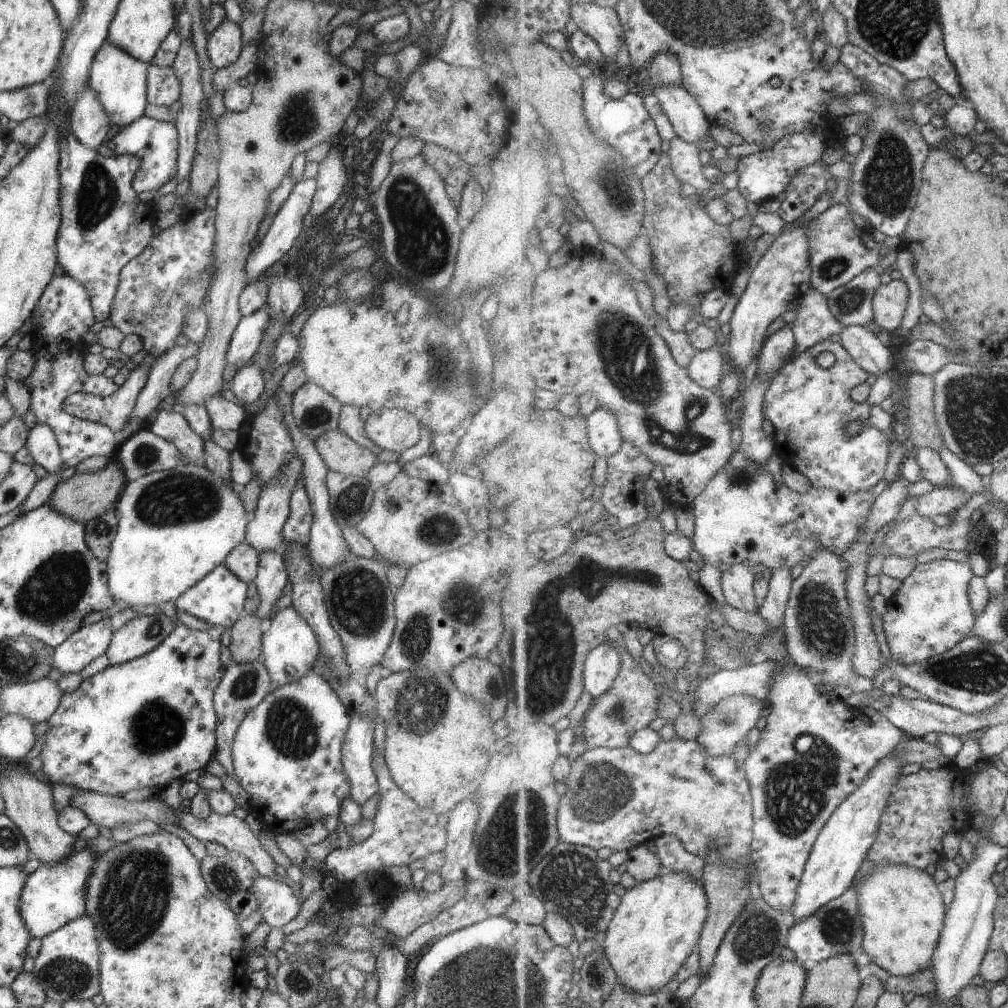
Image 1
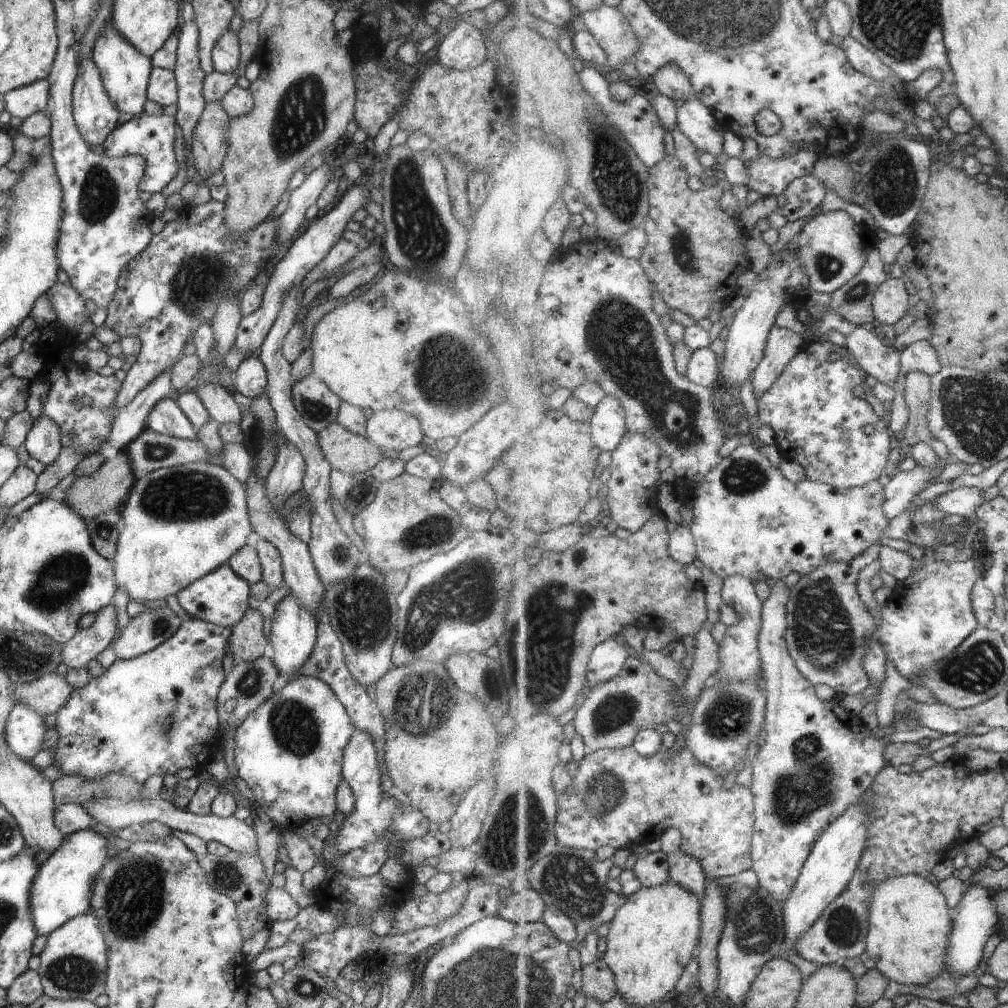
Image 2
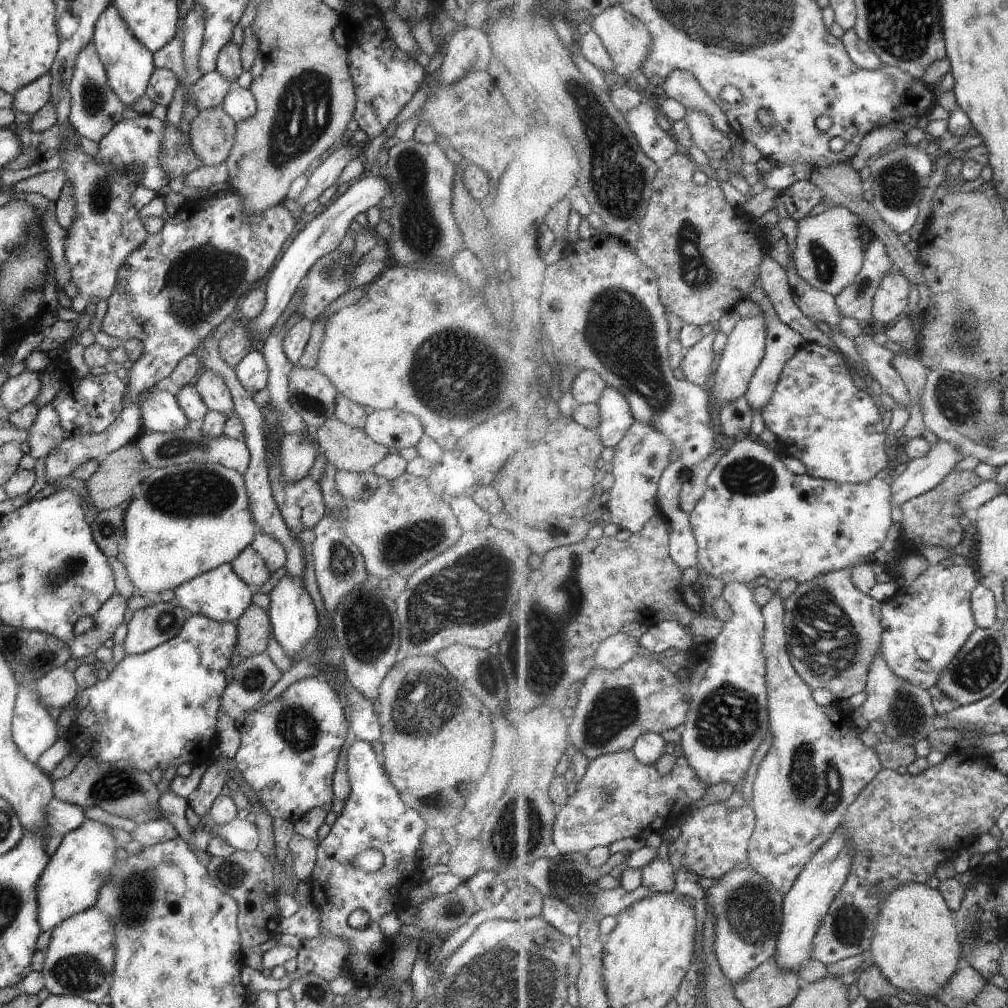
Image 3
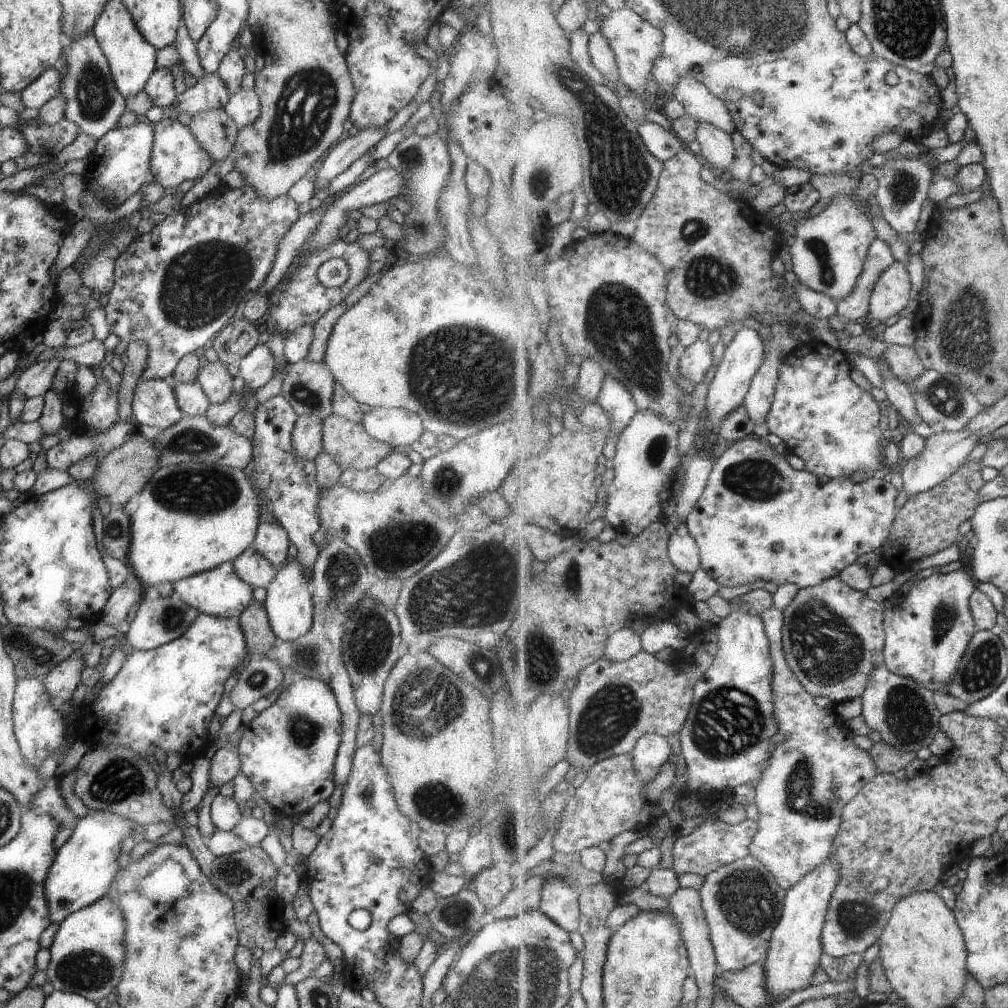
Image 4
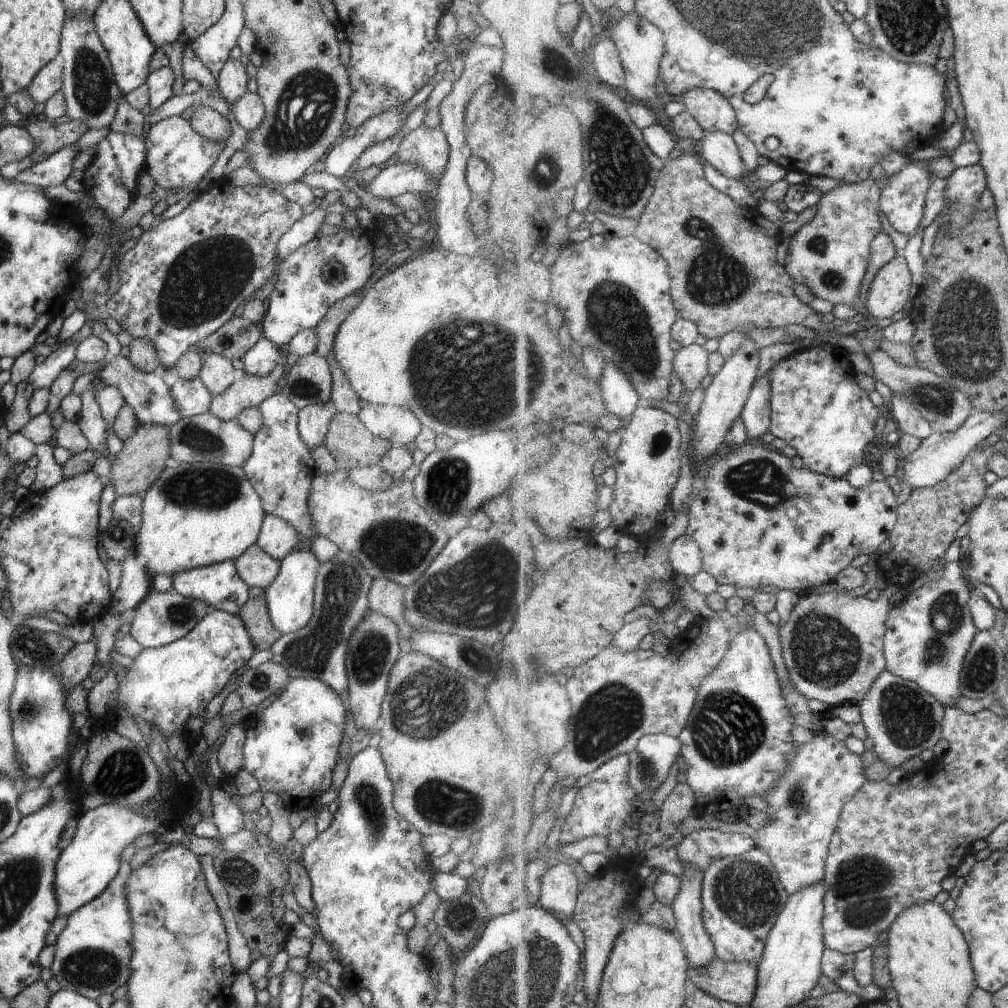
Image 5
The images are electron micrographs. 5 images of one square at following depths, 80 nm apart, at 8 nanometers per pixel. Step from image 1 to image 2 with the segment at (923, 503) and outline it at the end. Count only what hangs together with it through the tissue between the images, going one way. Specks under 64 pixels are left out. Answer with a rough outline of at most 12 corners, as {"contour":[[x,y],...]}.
{"contour":[[955,488],[933,500],[933,506],[967,522],[985,503],[979,488]]}

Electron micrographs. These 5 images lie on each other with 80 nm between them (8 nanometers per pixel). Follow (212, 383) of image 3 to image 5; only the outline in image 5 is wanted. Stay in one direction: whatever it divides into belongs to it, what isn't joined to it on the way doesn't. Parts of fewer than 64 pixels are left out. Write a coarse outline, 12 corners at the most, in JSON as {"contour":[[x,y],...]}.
{"contour":[[217,353],[203,356],[198,377],[212,394],[223,392],[237,370]]}

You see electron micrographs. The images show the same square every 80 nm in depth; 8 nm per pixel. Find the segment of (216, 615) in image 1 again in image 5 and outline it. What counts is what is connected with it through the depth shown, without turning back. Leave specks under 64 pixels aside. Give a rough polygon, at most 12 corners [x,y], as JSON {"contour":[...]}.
{"contour":[[232,560],[171,575],[171,590],[238,614],[249,598]]}

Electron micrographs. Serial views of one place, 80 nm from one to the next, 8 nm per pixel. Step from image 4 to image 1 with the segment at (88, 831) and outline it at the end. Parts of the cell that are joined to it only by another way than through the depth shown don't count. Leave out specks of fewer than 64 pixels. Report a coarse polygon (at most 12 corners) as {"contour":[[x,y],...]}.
{"contour":[[73,854],[28,874],[17,908],[30,939],[84,914],[95,855]]}

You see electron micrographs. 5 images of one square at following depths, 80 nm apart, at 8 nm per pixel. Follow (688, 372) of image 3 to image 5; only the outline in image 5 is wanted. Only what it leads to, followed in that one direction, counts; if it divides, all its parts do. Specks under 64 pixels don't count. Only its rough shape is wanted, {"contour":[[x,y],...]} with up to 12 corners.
{"contour":[[697,344],[676,353],[674,372],[687,391],[709,376],[709,352]]}

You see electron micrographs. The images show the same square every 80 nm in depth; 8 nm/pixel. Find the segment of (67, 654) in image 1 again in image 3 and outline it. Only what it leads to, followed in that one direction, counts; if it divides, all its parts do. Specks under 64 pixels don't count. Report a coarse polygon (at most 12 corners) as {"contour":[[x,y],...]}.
{"contour":[[114,593],[93,626],[73,636],[69,658],[93,655],[123,620],[125,598]]}

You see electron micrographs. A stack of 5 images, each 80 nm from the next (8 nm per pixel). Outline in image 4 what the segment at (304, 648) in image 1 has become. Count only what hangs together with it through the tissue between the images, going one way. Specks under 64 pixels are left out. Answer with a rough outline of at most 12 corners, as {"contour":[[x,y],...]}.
{"contour":[[291,554],[262,604],[283,642],[313,624],[305,568]]}

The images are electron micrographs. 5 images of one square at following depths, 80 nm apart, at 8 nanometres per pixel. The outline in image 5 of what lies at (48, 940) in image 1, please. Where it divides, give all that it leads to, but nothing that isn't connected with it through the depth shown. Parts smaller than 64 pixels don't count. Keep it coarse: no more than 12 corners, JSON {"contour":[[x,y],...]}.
{"contour":[[122,862],[68,914],[49,966],[93,1000],[130,977],[132,922]]}

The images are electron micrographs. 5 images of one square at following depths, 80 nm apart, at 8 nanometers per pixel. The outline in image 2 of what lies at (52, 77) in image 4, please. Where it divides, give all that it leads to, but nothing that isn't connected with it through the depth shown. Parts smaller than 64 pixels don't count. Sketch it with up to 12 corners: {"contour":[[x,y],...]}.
{"contour":[[37,80],[1,94],[11,117],[45,108],[48,82]]}

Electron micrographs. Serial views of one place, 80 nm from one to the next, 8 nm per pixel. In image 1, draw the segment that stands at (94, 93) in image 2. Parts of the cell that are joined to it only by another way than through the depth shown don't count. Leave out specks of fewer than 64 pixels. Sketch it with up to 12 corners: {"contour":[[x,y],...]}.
{"contour":[[89,85],[79,92],[69,116],[73,138],[97,150],[109,118]]}

